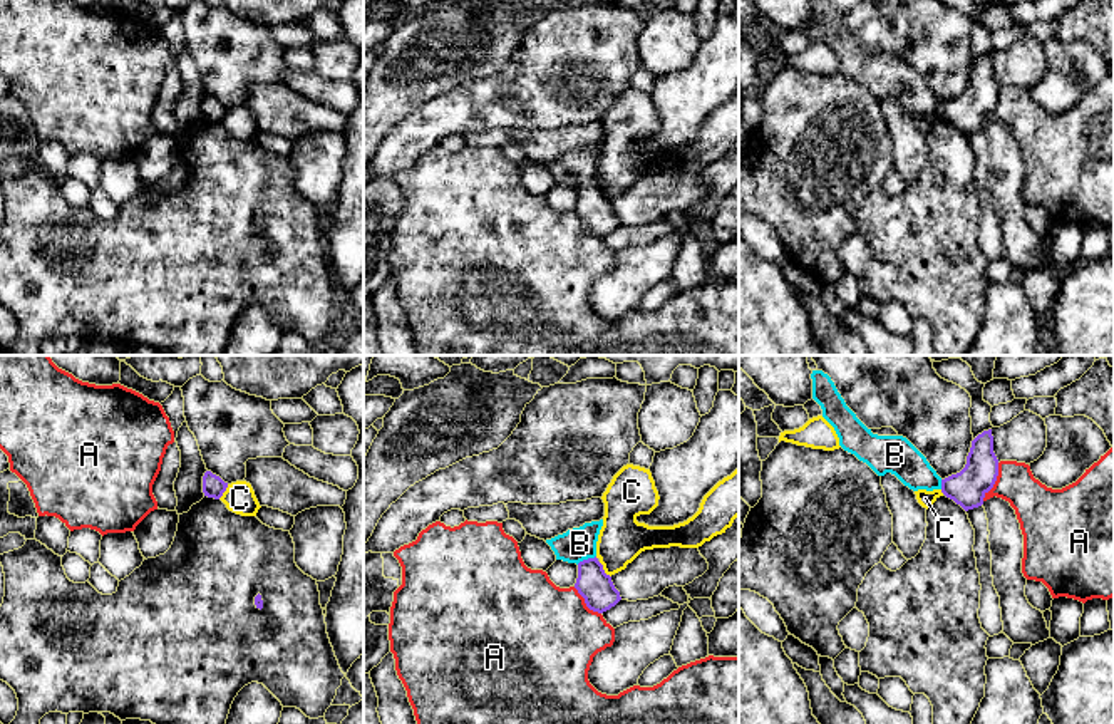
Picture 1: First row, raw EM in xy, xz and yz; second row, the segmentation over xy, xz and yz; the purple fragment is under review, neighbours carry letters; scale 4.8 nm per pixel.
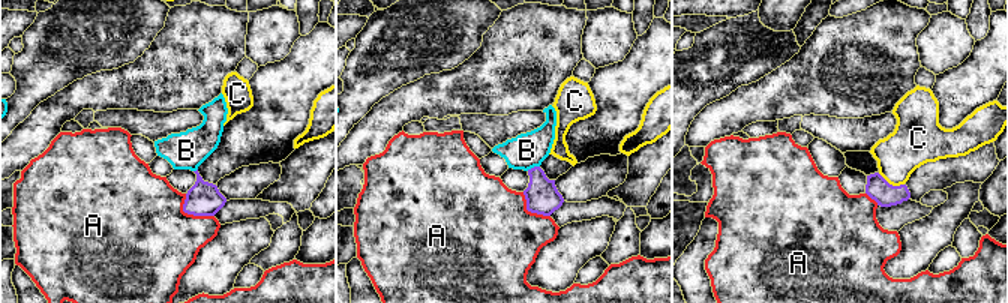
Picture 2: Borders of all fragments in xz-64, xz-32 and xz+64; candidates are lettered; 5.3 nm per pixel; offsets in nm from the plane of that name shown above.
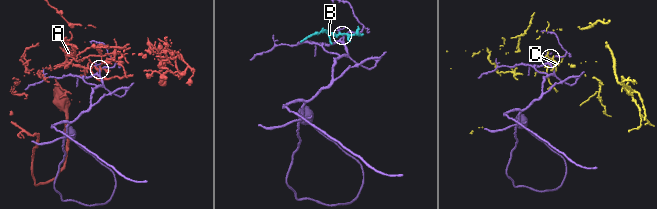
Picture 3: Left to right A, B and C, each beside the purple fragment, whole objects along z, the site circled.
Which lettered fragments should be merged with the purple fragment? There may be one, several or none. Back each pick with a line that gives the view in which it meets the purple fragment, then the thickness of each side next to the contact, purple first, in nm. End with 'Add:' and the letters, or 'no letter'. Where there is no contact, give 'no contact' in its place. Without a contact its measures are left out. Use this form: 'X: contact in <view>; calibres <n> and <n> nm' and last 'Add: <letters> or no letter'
Add: no letter

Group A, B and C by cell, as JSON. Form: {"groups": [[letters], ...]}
{"groups": [["A"], ["B"], ["C"]]}

